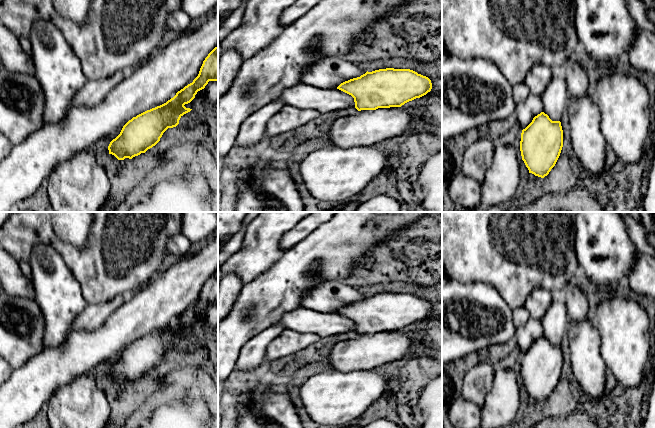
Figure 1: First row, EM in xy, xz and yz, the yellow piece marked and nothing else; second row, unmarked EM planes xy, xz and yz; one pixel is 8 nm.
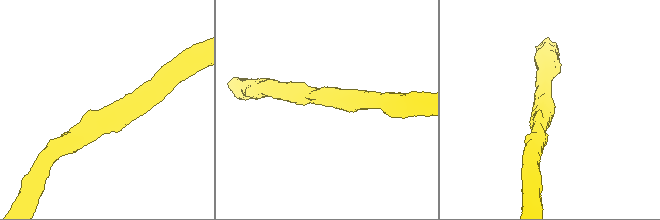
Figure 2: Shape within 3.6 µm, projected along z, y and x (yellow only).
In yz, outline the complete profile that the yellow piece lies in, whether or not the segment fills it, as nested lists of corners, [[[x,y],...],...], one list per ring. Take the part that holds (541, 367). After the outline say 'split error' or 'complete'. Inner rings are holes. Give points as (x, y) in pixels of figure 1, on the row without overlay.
[[[555,295],[541,320],[543,335],[522,354],[520,375],[529,397],[544,402],[555,390],[562,371],[562,339],[567,335],[568,314],[565,298]]] | split error

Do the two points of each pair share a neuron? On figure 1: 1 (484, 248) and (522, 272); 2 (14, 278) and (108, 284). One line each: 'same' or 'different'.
1: same
2: different

